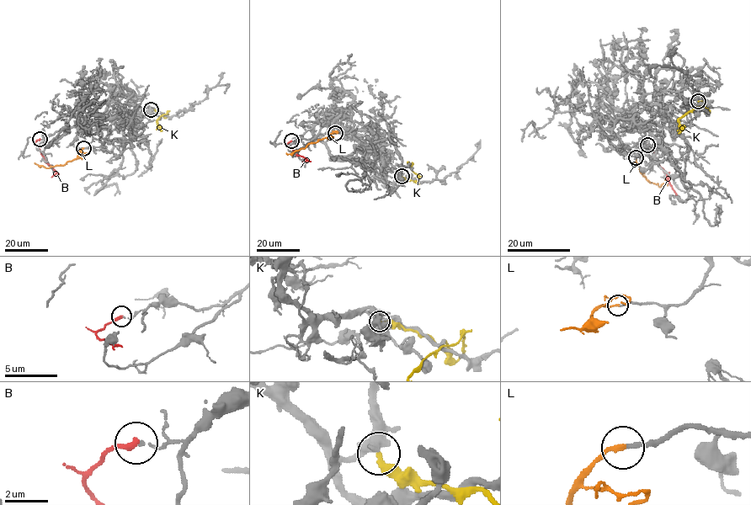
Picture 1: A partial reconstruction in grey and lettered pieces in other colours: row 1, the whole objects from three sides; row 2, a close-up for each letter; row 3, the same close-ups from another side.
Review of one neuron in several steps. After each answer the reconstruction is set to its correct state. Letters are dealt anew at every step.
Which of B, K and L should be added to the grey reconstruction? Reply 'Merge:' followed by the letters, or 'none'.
Merge: L

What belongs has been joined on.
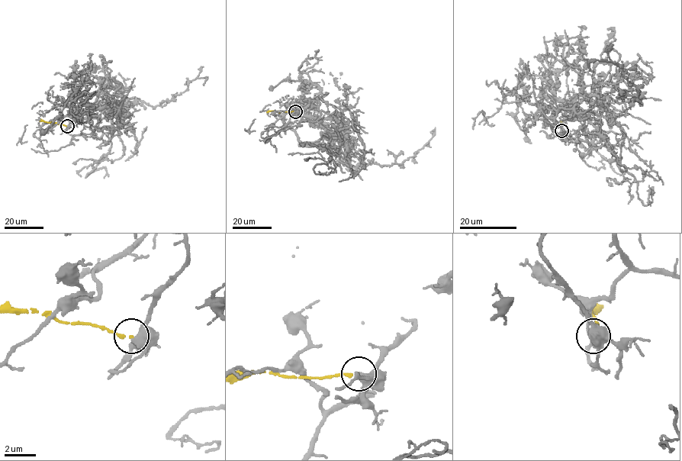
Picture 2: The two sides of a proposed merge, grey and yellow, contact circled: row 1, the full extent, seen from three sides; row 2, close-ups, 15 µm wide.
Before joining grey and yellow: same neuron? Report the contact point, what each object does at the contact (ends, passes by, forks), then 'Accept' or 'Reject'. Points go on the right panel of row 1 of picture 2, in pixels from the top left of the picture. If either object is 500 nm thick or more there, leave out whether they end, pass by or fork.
Place: (561, 130). At the ring grey passes by. At the ring yellow ends. Reject

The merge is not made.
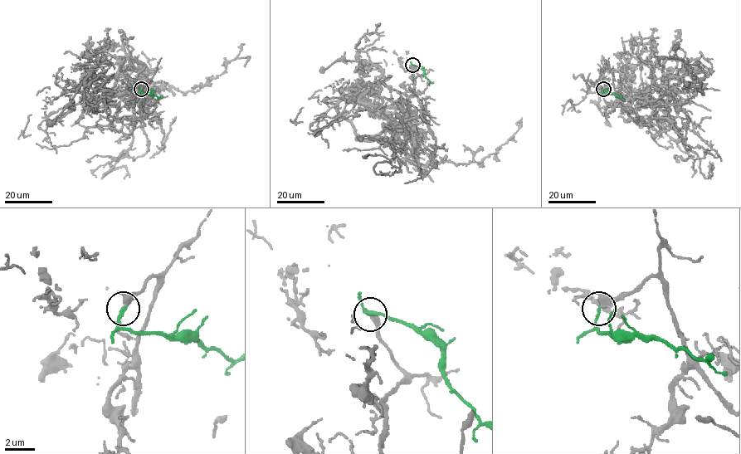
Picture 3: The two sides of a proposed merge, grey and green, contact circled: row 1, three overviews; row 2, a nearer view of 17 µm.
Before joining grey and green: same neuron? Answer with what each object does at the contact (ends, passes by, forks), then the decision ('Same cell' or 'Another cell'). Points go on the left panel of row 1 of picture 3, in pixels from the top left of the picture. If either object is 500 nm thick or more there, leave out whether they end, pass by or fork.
At the ring grey passes by. At the ring green ends. Same cell

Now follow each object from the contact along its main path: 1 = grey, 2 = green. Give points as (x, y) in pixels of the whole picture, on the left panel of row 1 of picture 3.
1: (141, 89), (146, 85), (143, 105), (129, 86), (134, 79), (197, 91), (228, 61), (247, 57), (245, 66)
2: (141, 89), (141, 92), (152, 94), (158, 100)

